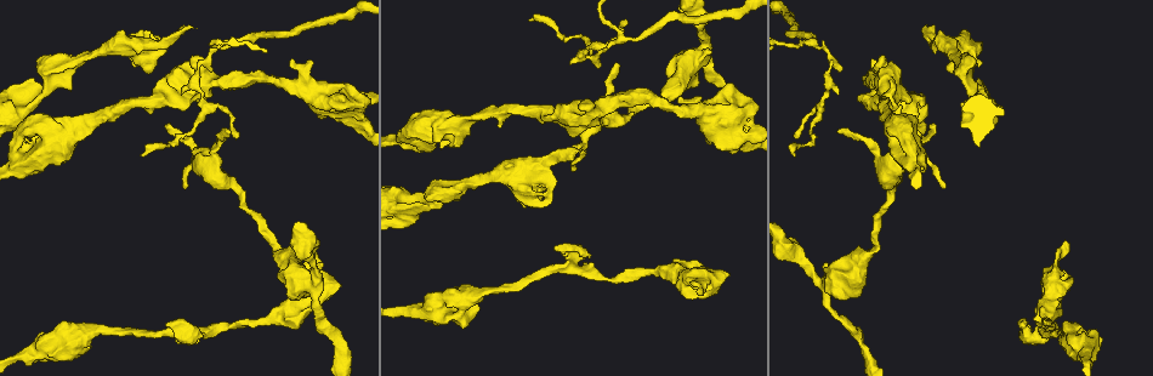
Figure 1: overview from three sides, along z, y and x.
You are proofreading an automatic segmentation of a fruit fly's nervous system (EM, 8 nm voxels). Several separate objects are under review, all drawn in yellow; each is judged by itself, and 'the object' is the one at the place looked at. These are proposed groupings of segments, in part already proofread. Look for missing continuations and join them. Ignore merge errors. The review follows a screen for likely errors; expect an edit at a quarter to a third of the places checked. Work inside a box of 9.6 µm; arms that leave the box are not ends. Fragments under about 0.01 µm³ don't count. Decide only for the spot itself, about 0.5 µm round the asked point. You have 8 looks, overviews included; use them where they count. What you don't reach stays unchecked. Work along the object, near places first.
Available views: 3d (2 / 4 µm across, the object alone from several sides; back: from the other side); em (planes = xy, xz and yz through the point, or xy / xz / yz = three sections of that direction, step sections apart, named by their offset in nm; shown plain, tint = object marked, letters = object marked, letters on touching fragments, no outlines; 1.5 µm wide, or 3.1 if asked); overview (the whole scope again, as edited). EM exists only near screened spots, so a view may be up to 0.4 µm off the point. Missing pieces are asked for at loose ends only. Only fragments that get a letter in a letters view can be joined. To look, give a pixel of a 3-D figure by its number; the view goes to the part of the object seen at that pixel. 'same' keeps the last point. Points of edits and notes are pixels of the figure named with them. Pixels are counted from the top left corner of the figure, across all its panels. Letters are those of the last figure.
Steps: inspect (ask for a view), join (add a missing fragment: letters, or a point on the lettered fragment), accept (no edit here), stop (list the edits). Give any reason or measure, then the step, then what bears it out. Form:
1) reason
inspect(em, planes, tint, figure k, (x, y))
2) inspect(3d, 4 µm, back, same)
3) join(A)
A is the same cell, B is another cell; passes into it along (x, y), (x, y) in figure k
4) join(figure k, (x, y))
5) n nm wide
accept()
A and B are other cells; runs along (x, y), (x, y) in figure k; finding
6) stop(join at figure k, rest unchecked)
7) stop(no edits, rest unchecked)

thin end
inspect(em, planes, plain, figure 1, (942, 188))

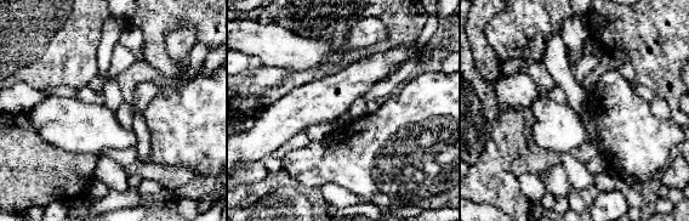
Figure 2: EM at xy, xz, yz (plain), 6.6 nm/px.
inspect(em, planes, letters, same)

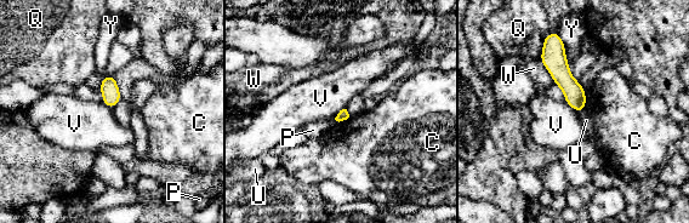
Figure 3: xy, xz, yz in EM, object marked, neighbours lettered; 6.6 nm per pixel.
accept()
C, P, Q, U, V, W and Y are other cells; runs along (548, 43), (579, 108) in figure 3; none of them fits

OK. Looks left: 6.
inspect(3d, 2 µm, back, figure 1, (978, 66))

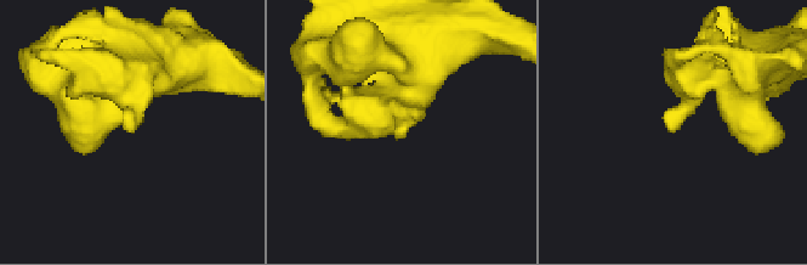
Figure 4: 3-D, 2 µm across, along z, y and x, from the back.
inspect(em, planes, letters, figure 4, (672, 129))

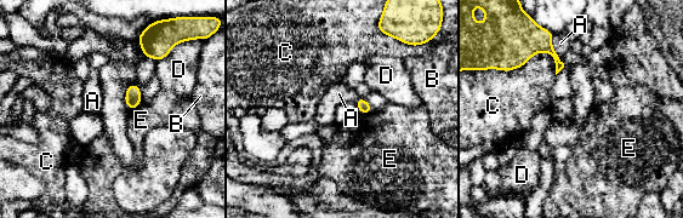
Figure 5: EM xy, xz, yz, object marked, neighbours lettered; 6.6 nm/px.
C touches over 360 nm
accept()
A, B, C, D and E are other cells; border along (374, 110), (360, 114) in figure 5; none of them fits

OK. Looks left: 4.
an open end
inspect(3d, 2 µm, figure 1, (190, 27))

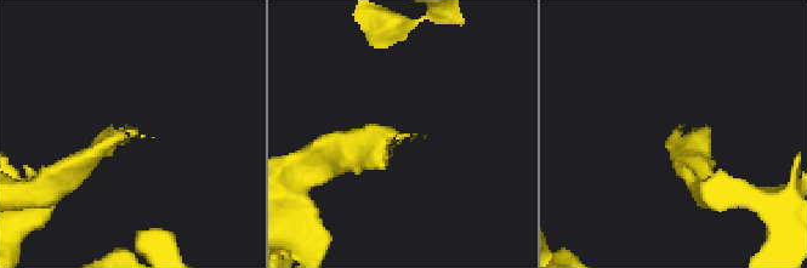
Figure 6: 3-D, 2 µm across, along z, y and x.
now the EM
inspect(em, planes, letters, figure 6, (676, 136))

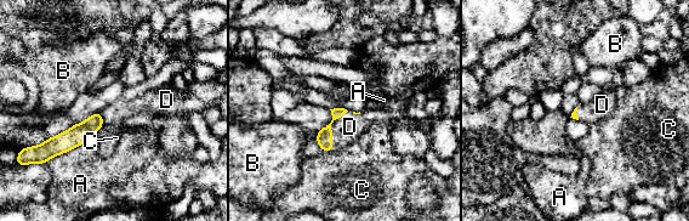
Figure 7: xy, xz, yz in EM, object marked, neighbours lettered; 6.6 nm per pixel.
join(D)
D is the same cell, A, B and C are other cells; the neuron continues

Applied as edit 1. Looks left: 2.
stop(join at figure 7, rest unchecked)

